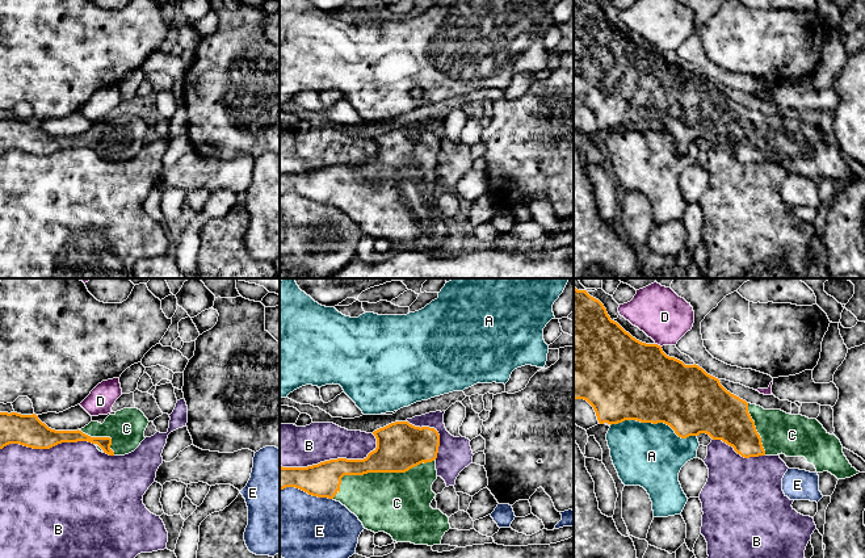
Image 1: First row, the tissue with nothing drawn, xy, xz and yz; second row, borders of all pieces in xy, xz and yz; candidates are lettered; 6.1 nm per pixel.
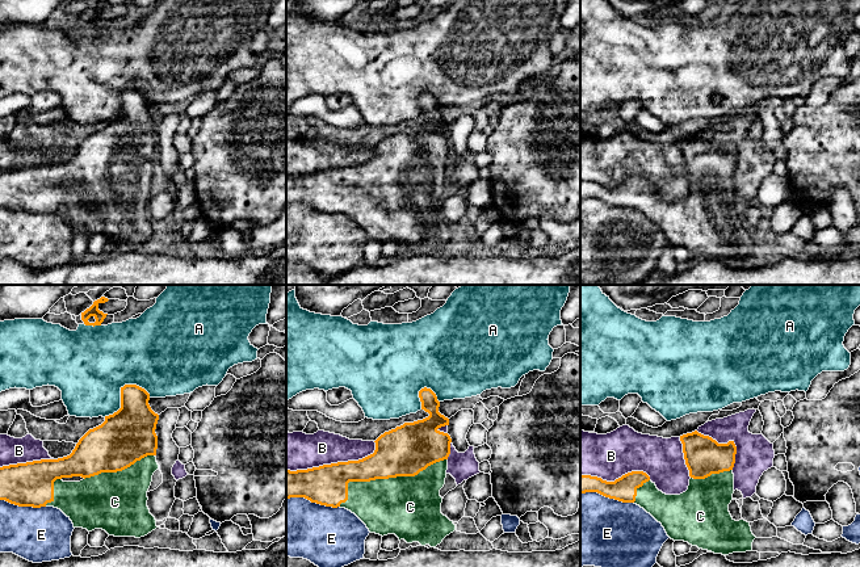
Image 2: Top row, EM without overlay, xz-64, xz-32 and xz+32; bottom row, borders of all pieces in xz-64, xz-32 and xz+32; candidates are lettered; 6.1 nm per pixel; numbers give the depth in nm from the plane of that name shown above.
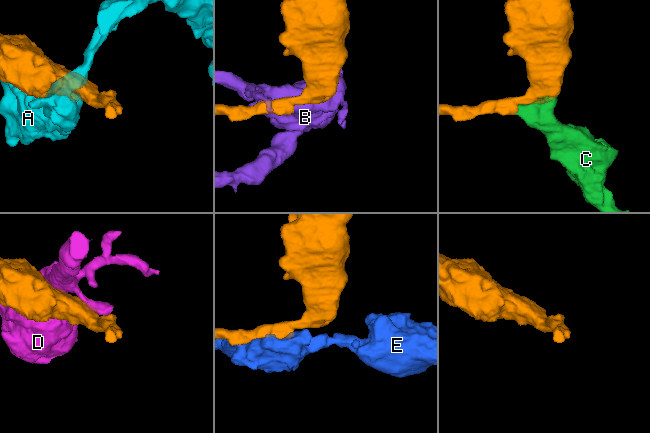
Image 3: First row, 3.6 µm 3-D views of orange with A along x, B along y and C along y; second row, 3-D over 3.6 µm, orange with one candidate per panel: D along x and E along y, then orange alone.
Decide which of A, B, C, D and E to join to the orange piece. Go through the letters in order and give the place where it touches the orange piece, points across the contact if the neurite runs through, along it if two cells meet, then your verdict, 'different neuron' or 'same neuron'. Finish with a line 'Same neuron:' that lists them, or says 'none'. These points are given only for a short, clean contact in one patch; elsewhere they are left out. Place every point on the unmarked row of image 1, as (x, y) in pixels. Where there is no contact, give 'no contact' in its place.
A: contact yz (654, 129); different neuron
B: contact xz (331, 166); different neuron
C: contact xz (378, 177); same neuron
D: contact yz (656, 50); different neuron
E: contact xz (306, 197); different neuron
Same neuron: C

